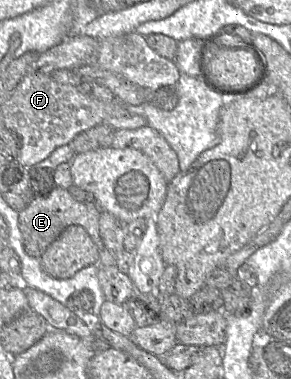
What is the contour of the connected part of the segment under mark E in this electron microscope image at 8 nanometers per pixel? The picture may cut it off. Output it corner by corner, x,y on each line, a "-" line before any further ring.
56,186
46,196
35,196
23,210
19,211
18,224
26,253
40,258
45,250
55,241
65,228
71,225
82,226
89,234
99,252
104,244
99,232
101,210
96,202
79,202
68,189

